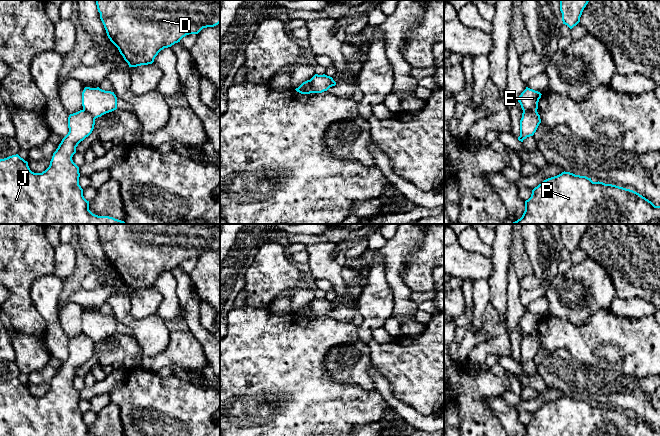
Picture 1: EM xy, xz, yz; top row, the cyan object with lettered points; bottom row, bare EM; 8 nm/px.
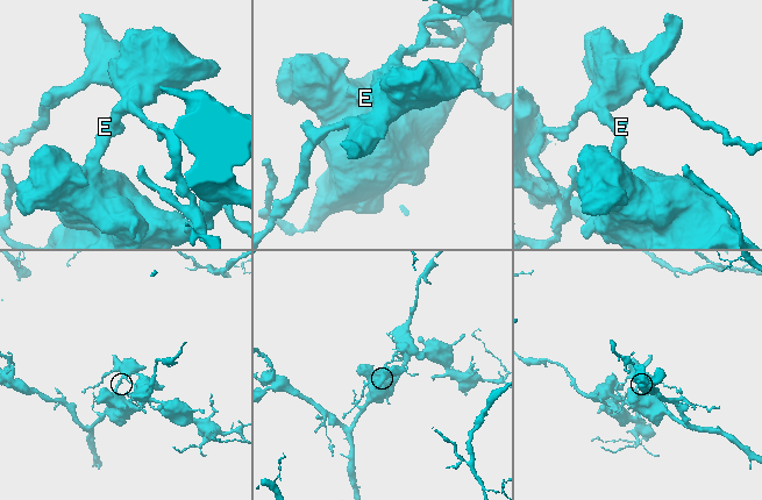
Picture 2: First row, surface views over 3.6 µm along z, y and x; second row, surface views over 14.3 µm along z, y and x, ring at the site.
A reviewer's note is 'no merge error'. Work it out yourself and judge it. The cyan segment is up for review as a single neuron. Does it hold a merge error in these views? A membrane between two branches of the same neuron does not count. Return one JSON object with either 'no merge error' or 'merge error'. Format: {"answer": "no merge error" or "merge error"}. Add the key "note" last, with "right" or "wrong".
{"answer": "merge error", "note": "wrong"}

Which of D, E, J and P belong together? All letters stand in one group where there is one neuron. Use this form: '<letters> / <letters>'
D E / J P

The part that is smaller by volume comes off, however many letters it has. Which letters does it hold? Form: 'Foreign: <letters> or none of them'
Foreign: D, E

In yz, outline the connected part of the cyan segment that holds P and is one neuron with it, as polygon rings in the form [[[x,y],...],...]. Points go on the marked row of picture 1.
[[[564,171],[557,176],[544,180],[532,190],[531,197],[525,201],[525,211],[522,217],[513,222],[513,224],[660,224],[660,206],[655,206],[651,201],[633,190],[599,181],[593,182],[591,178],[586,176],[575,175]]]

